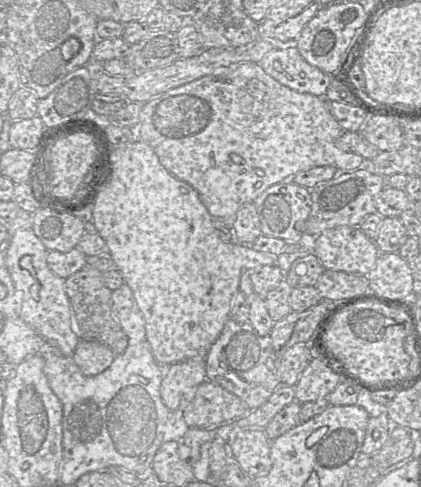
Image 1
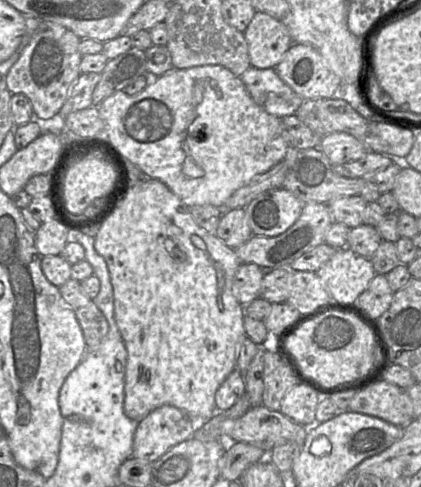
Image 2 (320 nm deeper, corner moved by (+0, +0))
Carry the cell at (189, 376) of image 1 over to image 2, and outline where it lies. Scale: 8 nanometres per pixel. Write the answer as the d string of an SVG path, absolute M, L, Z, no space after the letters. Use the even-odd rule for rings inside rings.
M163 405L138 422L132 457L152 463L192 436L193 418L174 406Z

